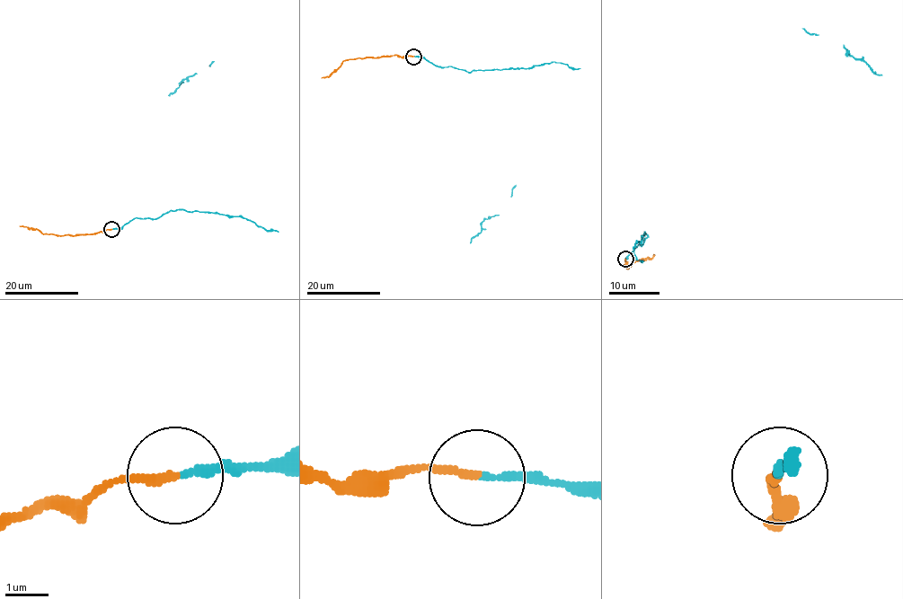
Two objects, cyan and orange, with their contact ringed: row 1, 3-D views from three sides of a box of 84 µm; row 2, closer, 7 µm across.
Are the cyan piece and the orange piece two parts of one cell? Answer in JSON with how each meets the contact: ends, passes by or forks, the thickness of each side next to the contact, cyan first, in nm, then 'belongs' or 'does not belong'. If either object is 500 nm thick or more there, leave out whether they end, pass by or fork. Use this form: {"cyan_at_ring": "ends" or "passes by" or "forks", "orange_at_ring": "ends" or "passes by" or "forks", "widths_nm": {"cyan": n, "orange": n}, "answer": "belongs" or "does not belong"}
{"cyan_at_ring": "ends", "orange_at_ring": "ends", "widths_nm": {"cyan": 170, "orange": 190}, "answer": "belongs"}

